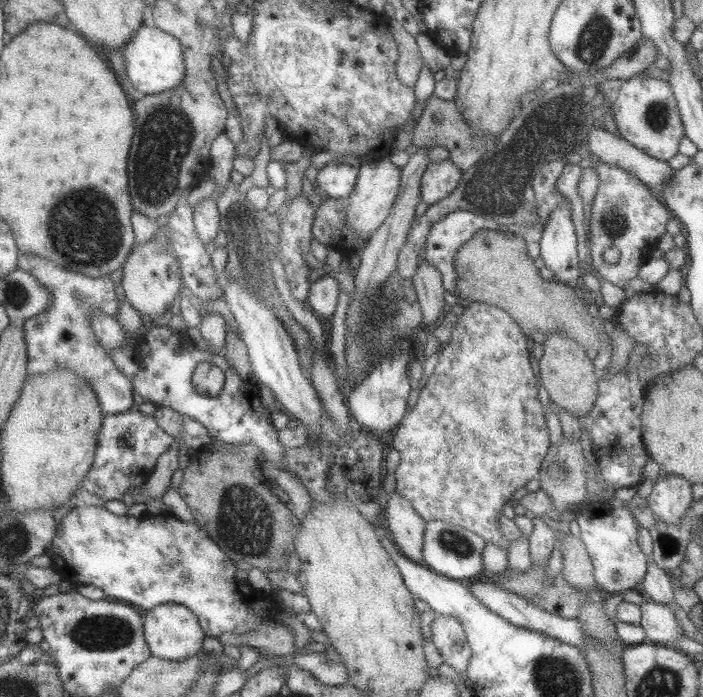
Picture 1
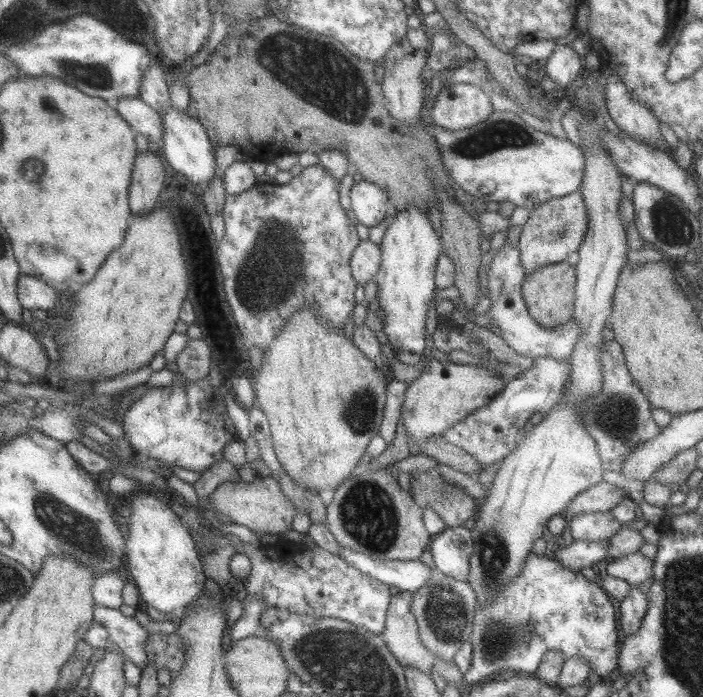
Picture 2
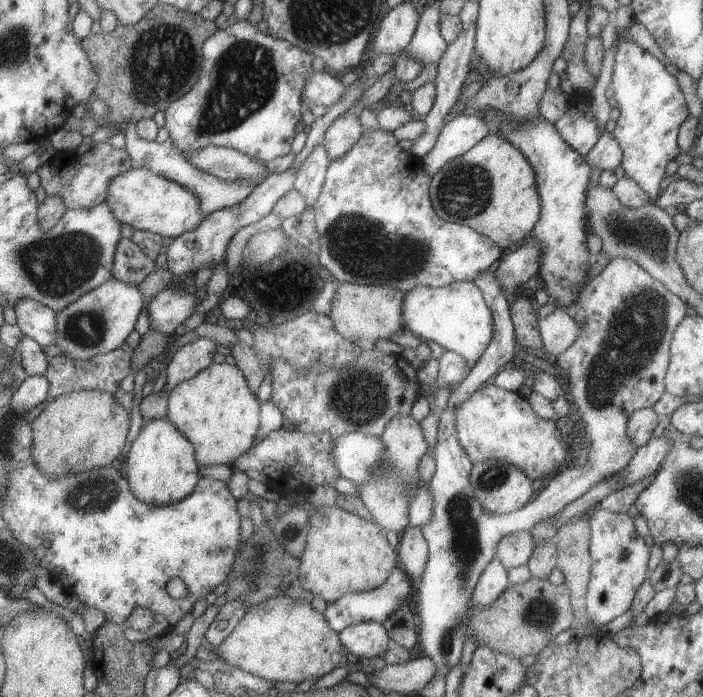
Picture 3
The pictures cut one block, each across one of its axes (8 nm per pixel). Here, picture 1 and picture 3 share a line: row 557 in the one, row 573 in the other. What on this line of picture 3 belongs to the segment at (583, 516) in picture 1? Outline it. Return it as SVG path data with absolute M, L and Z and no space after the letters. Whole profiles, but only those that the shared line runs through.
M605 509L589 512L591 568L585 593L585 610L592 624L605 625L629 610L635 592L648 577L650 548L637 534L633 518L627 513L615 514Z

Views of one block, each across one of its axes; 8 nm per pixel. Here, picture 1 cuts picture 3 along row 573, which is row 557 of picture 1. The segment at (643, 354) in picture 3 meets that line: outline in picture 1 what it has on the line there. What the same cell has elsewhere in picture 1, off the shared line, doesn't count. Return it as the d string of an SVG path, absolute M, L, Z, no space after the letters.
M433 519L424 522L422 562L437 574L459 581L474 581L481 578L484 571L481 563L483 546L484 540L470 530L442 520Z

